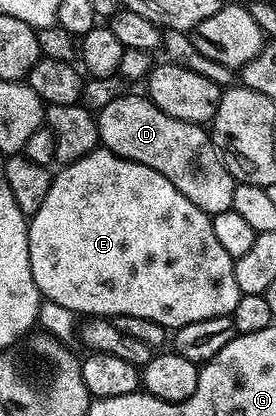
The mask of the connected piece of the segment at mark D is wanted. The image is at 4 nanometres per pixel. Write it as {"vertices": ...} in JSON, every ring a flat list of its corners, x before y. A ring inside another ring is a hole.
{"vertices":[[140,93,117,96,96,118,99,140,105,150,156,170,197,208,212,217,231,210,237,184,203,126,170,117,149,96]]}

